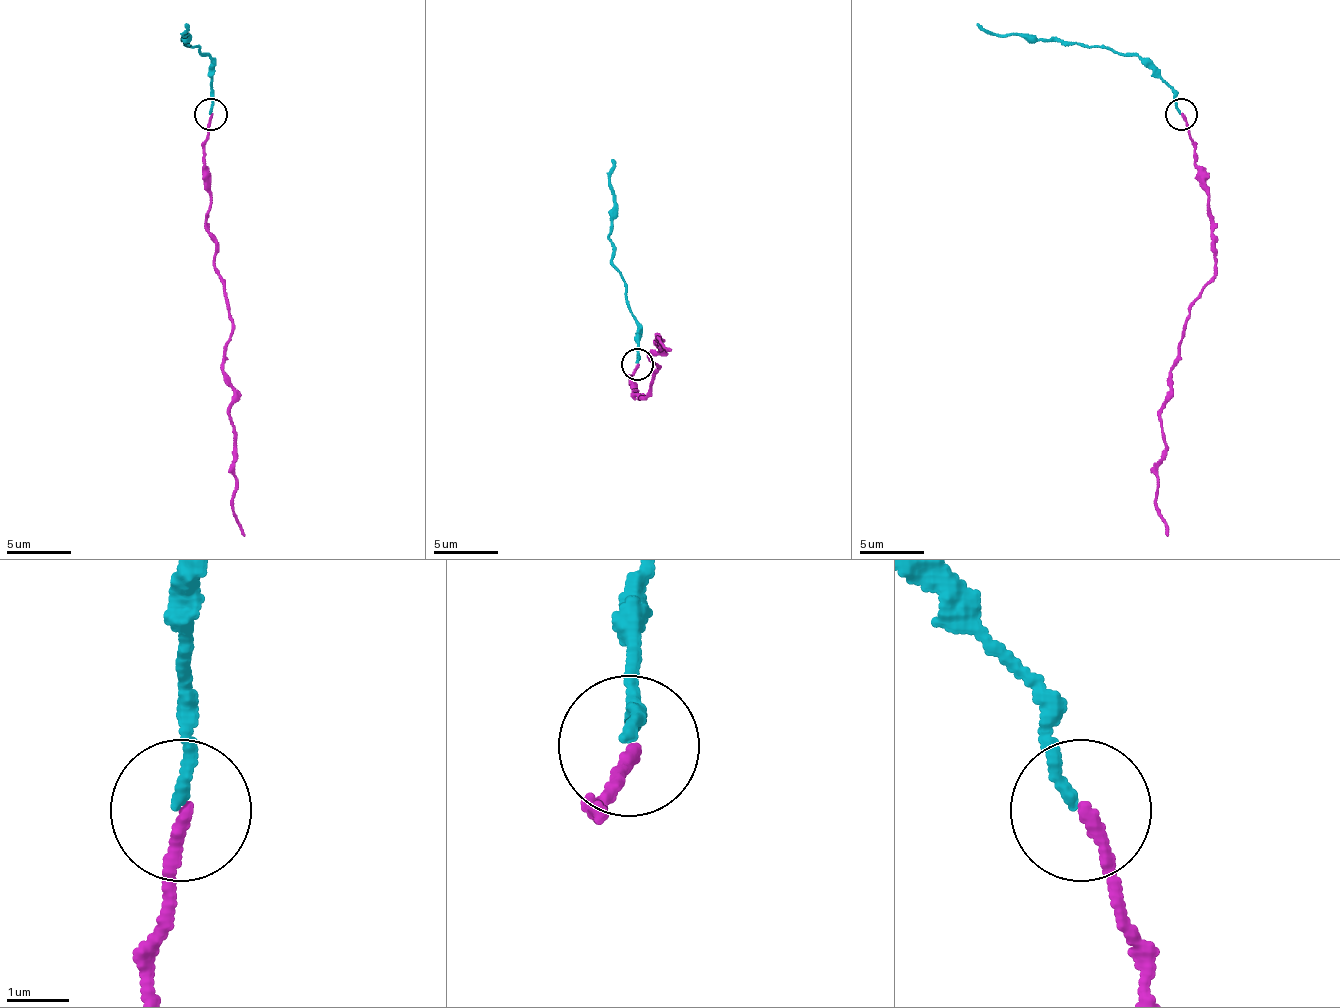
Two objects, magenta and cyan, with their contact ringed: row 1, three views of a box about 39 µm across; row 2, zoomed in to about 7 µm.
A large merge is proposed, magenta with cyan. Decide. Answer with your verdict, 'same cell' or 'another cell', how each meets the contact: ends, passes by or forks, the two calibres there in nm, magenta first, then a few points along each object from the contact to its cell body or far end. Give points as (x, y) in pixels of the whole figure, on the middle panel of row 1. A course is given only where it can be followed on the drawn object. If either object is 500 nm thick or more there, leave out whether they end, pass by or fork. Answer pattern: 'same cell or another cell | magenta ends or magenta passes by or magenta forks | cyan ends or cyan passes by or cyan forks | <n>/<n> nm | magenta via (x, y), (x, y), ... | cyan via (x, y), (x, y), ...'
same cell | magenta ends | cyan ends | 200/180 nm | magenta via (636, 365), (630, 374), (633, 394), (643, 397), (659, 368), (649, 358), (659, 352), (659, 339), (672, 352) | cyan via (636, 361), (639, 358), (639, 326), (633, 319), (613, 264), (610, 160)

